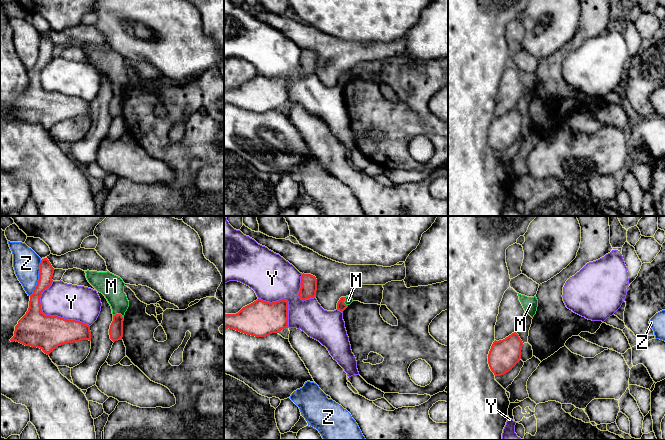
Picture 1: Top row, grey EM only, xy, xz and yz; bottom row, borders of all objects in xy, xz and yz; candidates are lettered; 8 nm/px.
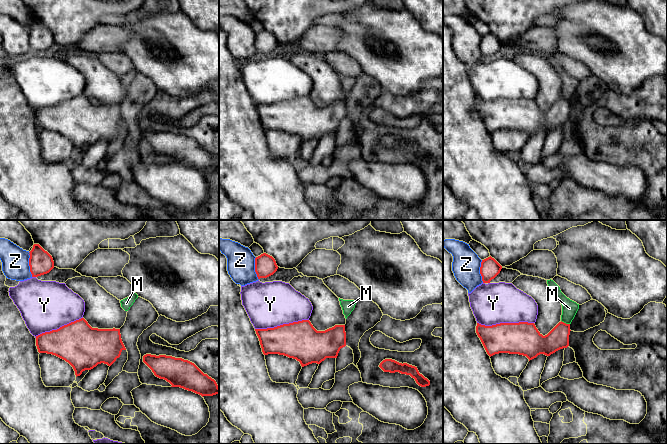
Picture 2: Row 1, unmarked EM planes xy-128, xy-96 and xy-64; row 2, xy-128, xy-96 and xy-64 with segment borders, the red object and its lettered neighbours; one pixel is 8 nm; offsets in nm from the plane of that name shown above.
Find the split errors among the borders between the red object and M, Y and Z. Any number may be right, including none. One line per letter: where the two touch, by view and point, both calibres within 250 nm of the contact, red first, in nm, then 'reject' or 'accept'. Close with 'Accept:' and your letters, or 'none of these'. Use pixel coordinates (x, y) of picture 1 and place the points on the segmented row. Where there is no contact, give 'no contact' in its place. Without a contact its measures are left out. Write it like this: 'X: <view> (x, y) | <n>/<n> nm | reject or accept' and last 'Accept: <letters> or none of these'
M: xy (119, 314) | 110/190 nm | reject
Y: xy (56, 316) | 280/280 nm | reject
Z: xy (39, 278) | 110/220 nm | reject
Accept: none of these

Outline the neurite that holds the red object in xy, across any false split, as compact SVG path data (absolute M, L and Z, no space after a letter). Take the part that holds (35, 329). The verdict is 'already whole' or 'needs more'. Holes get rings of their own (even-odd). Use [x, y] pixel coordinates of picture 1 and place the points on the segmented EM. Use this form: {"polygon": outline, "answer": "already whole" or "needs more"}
{"polygon": "M47 258L41 260L39 280L30 296L26 314L15 326L11 342L40 348L49 355L58 346L66 343L91 341L90 326L76 320L67 320L58 316L45 315L41 309L42 292L53 282L54 268Z", "answer": "already whole"}

